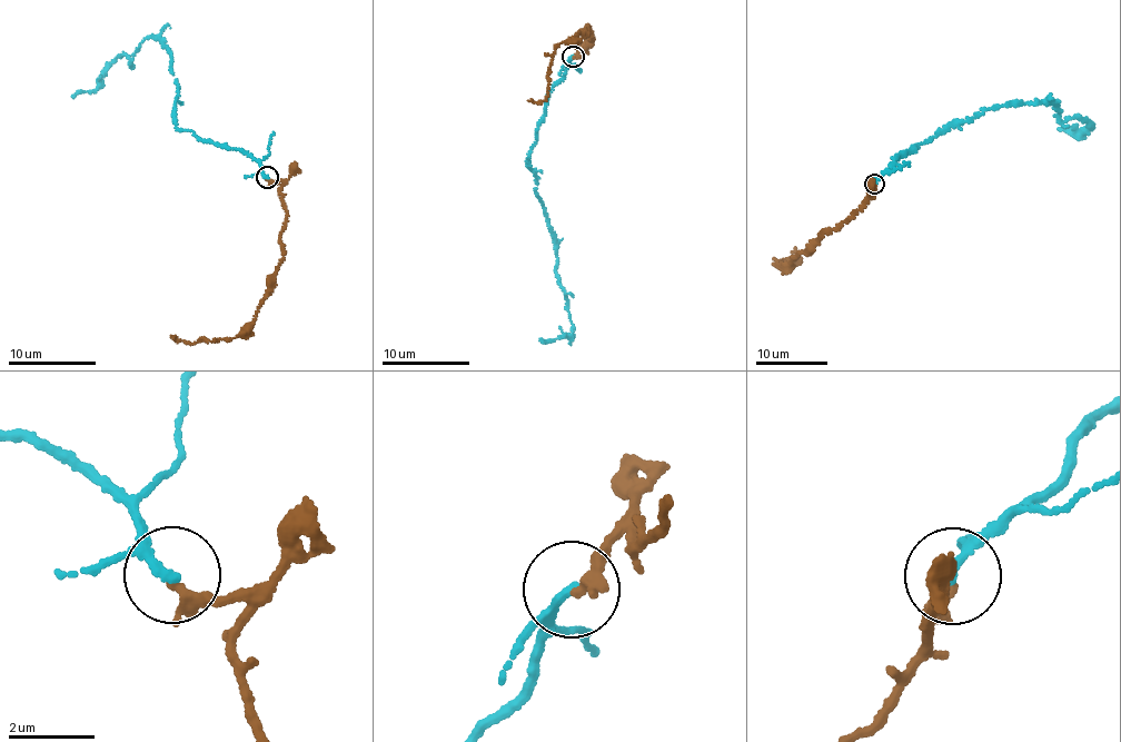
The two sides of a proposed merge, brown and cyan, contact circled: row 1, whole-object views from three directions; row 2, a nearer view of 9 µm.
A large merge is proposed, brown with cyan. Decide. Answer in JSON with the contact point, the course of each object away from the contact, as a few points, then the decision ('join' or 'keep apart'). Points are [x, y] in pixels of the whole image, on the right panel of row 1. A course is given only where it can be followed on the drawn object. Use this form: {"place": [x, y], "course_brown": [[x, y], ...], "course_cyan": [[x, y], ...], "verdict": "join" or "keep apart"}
{"place": [874, 184], "course_brown": [[874, 184], [860, 209], [827, 230], [793, 260], [776, 264], [791, 259], [799, 260], [794, 248]], "course_cyan": [[874, 184], [895, 159], [990, 109], [1055, 101], [1059, 119], [1079, 117], [1089, 127], [1075, 136], [1060, 128]], "verdict": "keep apart"}

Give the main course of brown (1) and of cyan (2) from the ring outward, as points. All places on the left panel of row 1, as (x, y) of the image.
1: (268, 177), (280, 185), (285, 250), (257, 316), (232, 338), (201, 337), (191, 344), (170, 335)
2: (268, 177), (239, 148), (174, 122), (171, 57), (151, 36), (130, 63), (122, 53), (95, 89), (72, 97)

